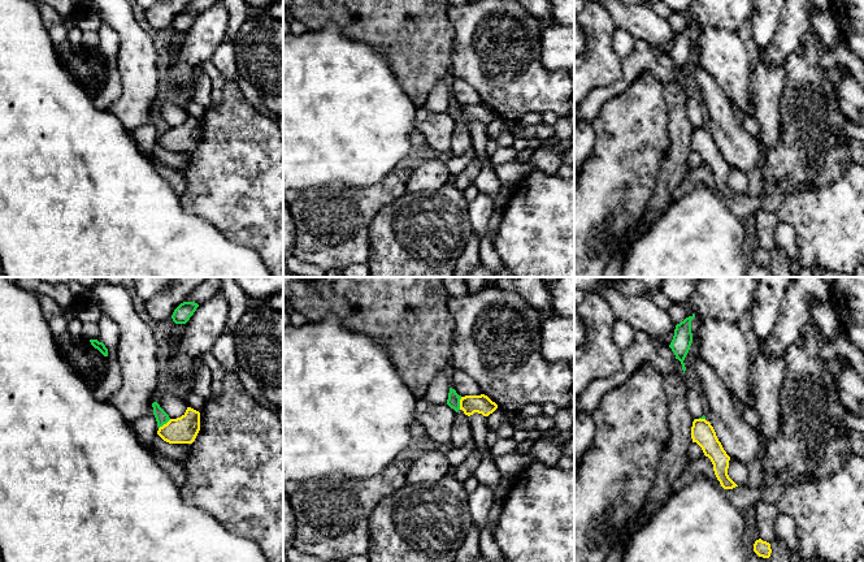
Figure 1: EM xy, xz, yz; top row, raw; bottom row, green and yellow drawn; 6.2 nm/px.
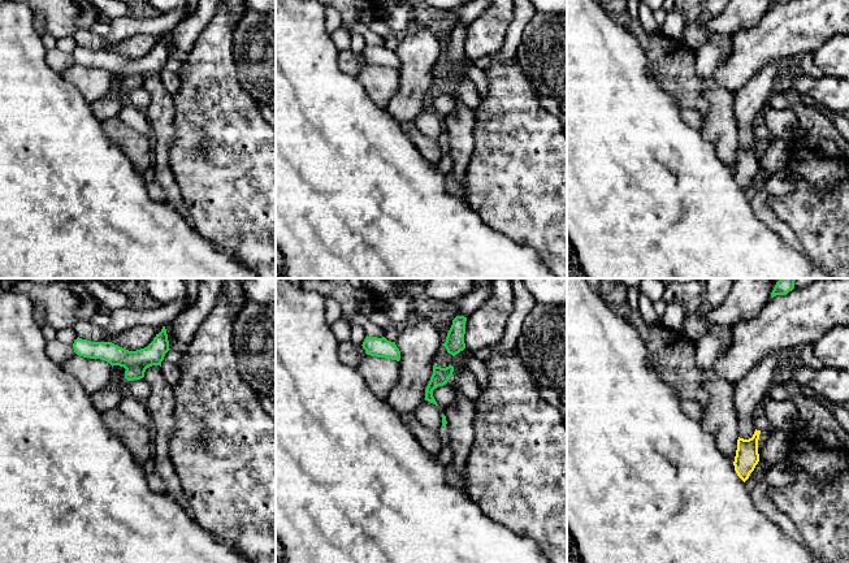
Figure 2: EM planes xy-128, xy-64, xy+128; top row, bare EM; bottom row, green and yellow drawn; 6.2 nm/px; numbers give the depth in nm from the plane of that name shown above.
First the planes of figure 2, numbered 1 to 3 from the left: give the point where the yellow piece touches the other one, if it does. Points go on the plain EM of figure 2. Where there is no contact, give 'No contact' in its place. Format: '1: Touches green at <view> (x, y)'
1: No contact
2: No contact
3: No contact

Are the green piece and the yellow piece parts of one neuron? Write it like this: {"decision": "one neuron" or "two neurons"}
{"decision": "two neurons"}

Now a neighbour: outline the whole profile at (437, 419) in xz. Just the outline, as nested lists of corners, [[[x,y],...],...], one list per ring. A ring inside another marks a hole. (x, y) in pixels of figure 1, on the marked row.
[[[426,397],[417,398],[414,419],[424,425],[426,435],[437,442],[450,442],[456,411],[447,403],[433,403]]]

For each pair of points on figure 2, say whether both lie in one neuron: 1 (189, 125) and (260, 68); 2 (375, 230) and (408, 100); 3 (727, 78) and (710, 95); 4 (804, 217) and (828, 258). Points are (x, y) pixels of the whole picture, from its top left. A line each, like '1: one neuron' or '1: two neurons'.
1: two neurons
2: two neurons
3: two neurons
4: one neuron

